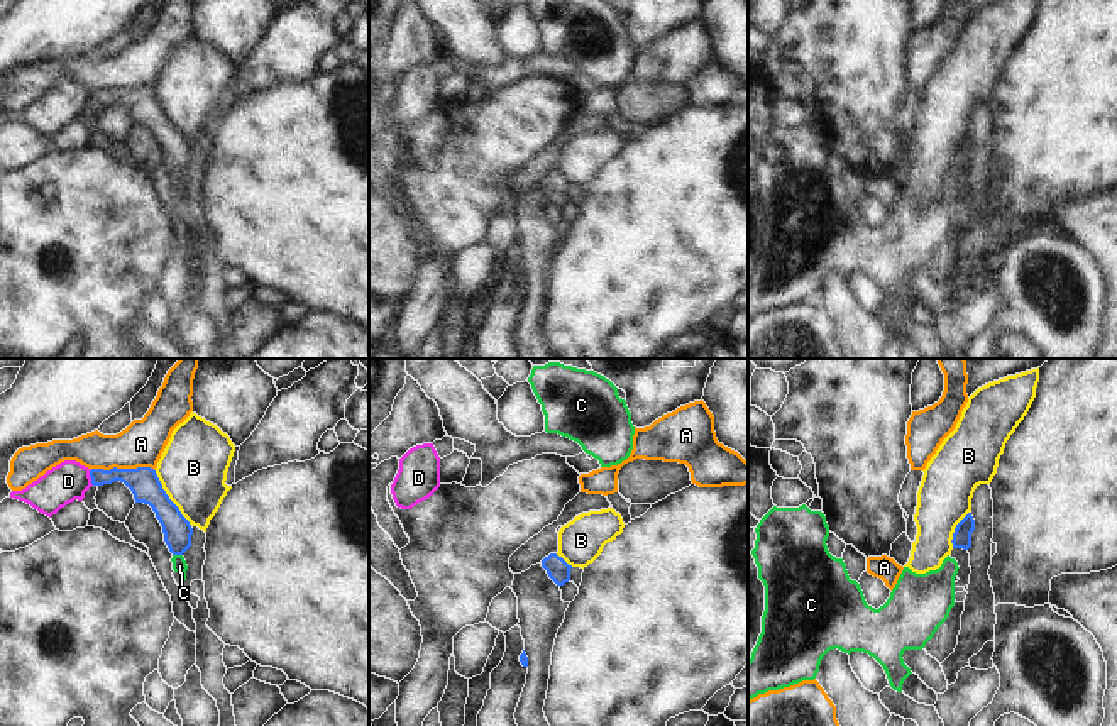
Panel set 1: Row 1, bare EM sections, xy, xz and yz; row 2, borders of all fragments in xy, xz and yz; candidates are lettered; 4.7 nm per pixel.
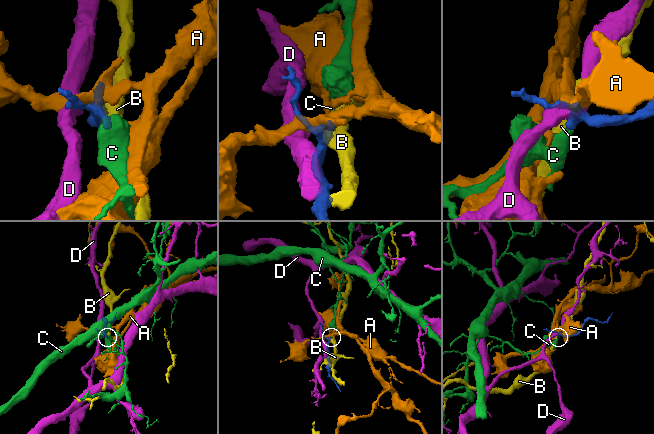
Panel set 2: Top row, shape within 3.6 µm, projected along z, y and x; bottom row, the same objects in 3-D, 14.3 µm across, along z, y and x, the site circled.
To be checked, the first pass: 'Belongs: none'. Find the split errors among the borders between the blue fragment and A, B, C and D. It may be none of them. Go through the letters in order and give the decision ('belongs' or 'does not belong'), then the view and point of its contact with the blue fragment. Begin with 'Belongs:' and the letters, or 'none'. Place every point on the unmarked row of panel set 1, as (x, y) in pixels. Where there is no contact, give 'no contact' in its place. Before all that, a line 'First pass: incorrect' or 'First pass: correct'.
First pass: incorrect
Belongs: C
A: does not belong; contact xy (122, 90)
B: does not belong; contact xy (168, 119)
C: belongs; contact xy (178, 175)
D: does not belong; contact xy (90, 97)

